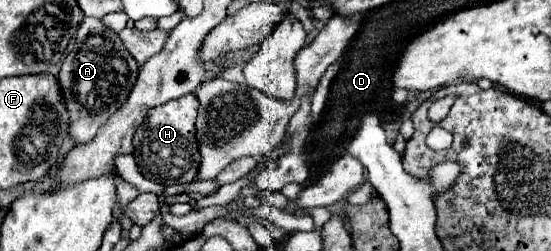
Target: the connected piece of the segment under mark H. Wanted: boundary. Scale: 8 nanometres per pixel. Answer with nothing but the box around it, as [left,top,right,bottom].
[134,94,200,186]

